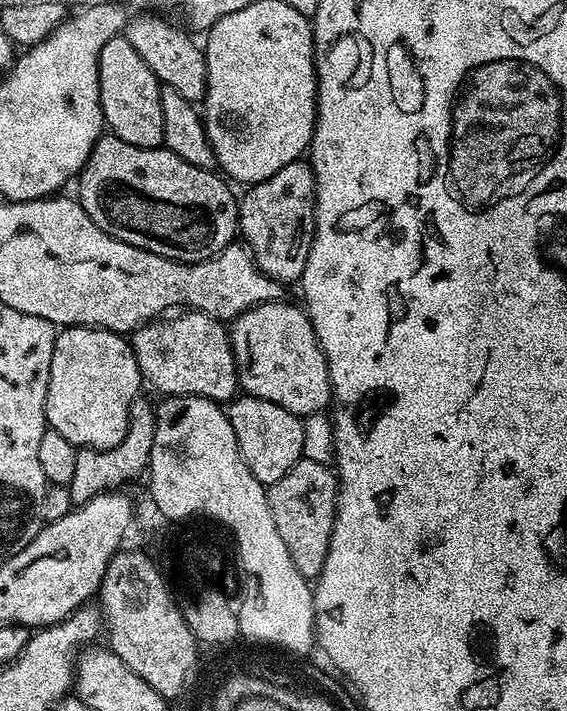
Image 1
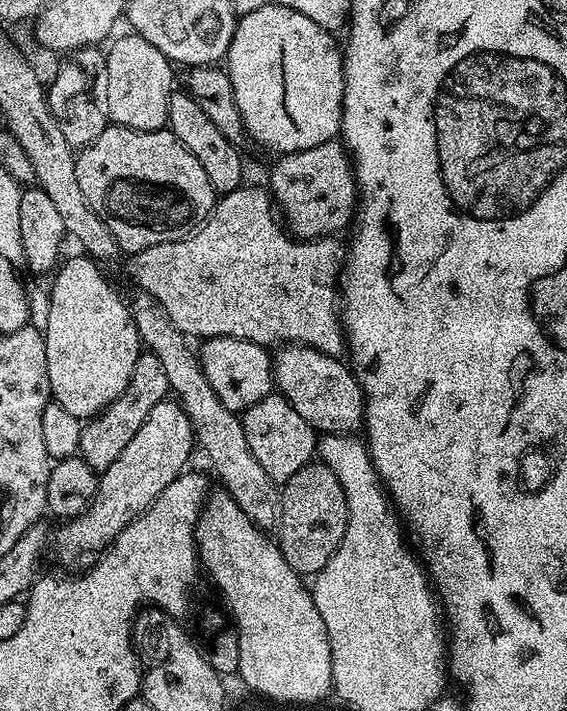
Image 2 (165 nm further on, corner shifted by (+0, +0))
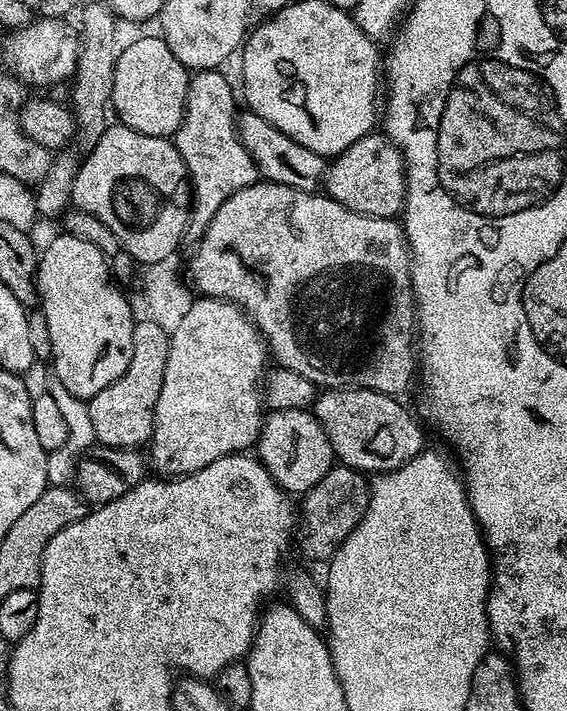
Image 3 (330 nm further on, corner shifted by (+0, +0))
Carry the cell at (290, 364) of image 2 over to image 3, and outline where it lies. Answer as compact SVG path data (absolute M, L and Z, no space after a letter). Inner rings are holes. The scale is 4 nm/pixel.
M330 388L317 395L314 415L326 430L333 457L339 463L356 472L379 474L402 466L426 448L421 421L400 403L395 396L365 388Z

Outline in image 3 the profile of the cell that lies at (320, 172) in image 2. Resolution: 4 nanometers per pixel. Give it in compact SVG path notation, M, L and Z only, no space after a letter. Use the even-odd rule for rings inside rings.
M373 130L367 136L358 138L354 146L346 146L346 150L331 157L322 184L327 195L342 206L363 216L391 220L403 211L407 188L404 156L383 131Z

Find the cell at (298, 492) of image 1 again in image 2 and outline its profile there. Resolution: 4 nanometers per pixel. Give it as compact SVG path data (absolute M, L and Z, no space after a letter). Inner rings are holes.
M313 462L302 466L298 474L283 481L282 518L278 529L278 546L290 562L294 571L301 577L312 578L330 562L334 550L338 550L338 542L346 534L348 511L346 510L346 494L342 494L342 486L338 478L334 478L334 470L326 465Z

